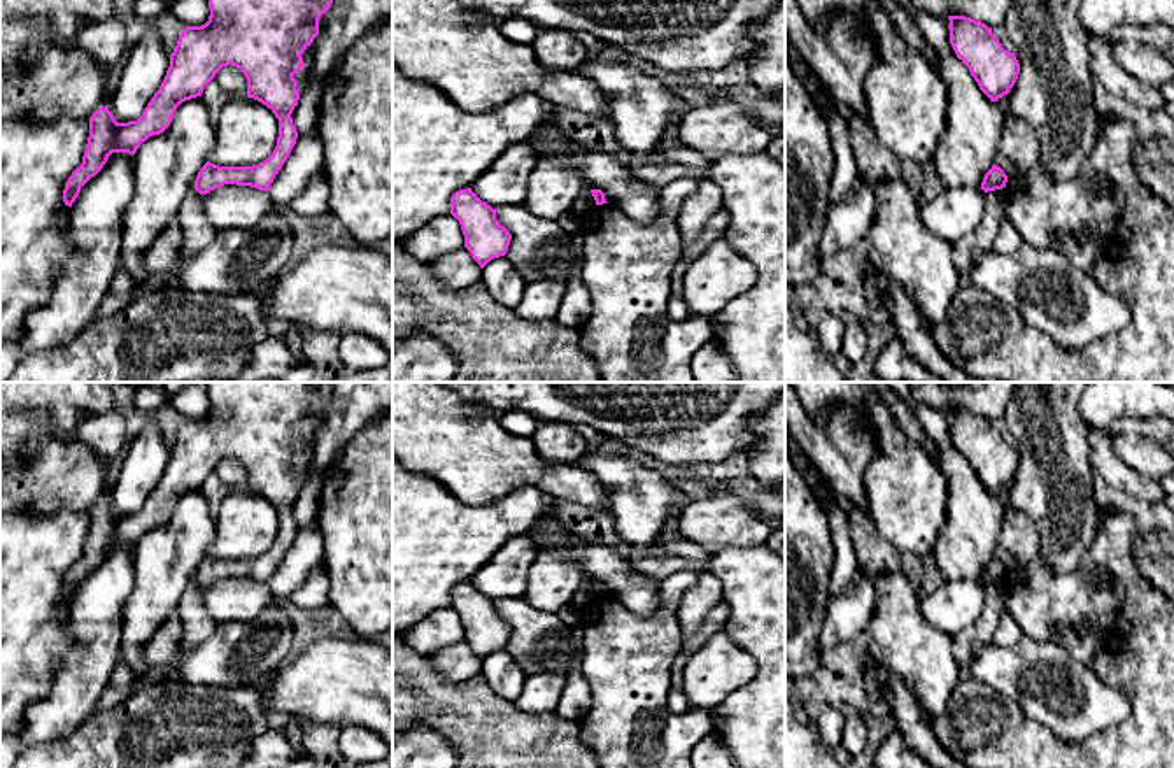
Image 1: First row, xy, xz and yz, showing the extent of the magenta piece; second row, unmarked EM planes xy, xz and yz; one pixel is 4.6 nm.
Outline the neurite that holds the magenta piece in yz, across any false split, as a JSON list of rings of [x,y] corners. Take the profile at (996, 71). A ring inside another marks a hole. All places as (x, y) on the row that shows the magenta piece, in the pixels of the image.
[[[948,16],[948,19],[950,44],[980,89],[992,102],[1008,95],[1020,74],[1015,53],[1006,51],[985,23],[965,16]]]

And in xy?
[[[209,0],[209,21],[202,26],[184,28],[170,54],[170,67],[159,89],[137,121],[117,123],[107,107],[93,112],[82,163],[72,172],[63,189],[65,205],[72,207],[81,188],[103,168],[112,153],[133,156],[142,142],[163,133],[177,107],[186,100],[202,96],[205,86],[228,65],[244,72],[247,96],[266,105],[279,119],[277,146],[265,161],[252,167],[219,167],[207,161],[196,175],[194,189],[207,195],[224,184],[237,184],[268,191],[298,139],[291,114],[298,105],[300,93],[293,75],[303,68],[301,54],[319,35],[319,19],[331,4],[333,0]]]

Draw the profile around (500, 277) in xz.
[[[505,254],[491,260],[482,268],[482,284],[487,288],[496,302],[508,309],[515,309],[517,303],[522,300],[527,282],[520,277],[520,274]]]

